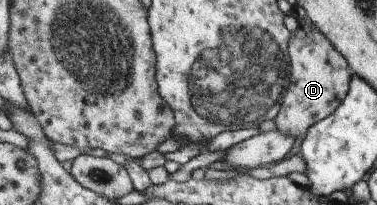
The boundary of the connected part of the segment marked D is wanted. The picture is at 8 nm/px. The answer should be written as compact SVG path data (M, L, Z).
M300 25L297 31L291 32L288 41L288 53L291 71L287 93L284 94L283 105L275 117L276 129L296 139L303 137L311 125L331 115L347 95L352 70L345 57L331 45L331 41L313 25Z

